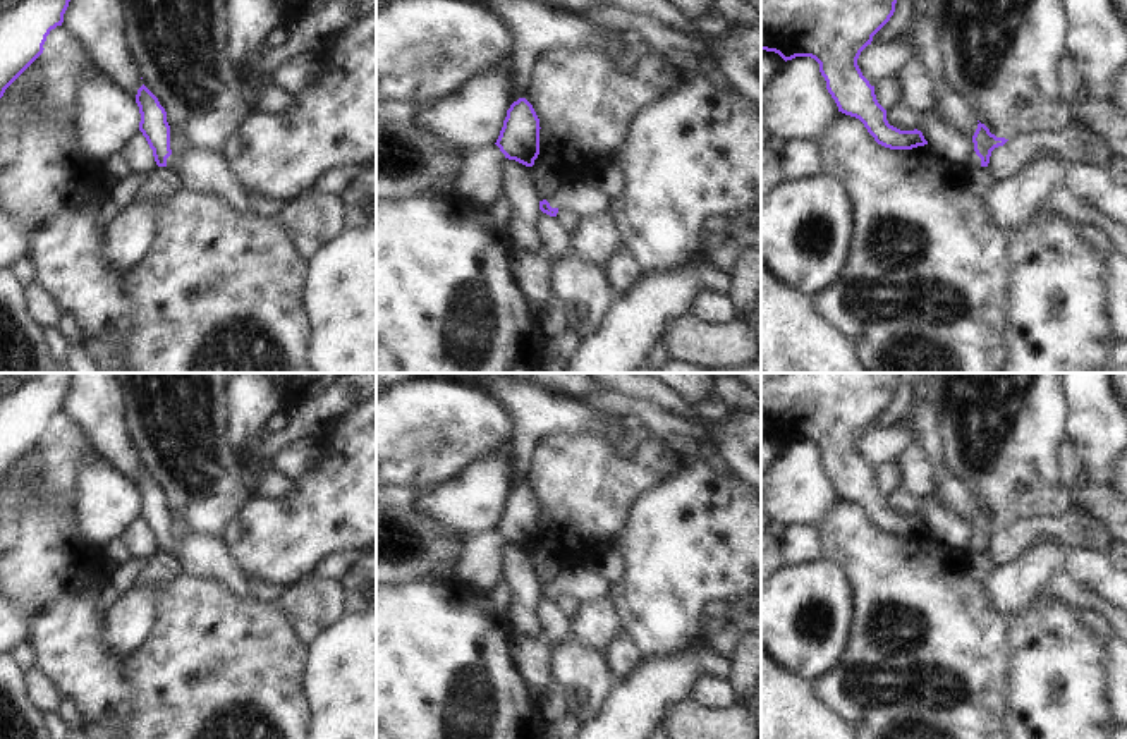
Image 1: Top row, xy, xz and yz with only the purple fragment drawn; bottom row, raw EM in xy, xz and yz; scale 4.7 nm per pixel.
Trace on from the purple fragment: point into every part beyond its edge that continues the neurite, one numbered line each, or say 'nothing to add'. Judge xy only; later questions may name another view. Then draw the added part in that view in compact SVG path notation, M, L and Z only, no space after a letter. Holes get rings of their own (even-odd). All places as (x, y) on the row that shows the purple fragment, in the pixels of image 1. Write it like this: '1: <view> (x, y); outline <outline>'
1: xy (201, 172); outline M187 148L180 155L172 153L167 167L177 172L184 191L211 194L225 199L235 211L256 215L222 155Z

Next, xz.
1: xz (578, 198); outline M584 182L564 184L546 201L551 208L570 211L577 218L601 215L610 206L610 196Z

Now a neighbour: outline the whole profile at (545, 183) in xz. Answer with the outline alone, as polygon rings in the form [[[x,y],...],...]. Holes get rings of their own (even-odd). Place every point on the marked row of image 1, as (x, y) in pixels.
[[[543,162],[531,167],[529,177],[539,201],[553,196],[562,186],[560,177],[553,174]]]

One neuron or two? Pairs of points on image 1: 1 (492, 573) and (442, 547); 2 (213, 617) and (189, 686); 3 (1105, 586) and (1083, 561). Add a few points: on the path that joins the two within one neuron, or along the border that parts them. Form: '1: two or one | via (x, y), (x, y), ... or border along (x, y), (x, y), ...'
1: two | border along (469, 538), (454, 566)
2: one | via (208, 635), (207, 669)
3: one | via (1102, 580), (1090, 567)

